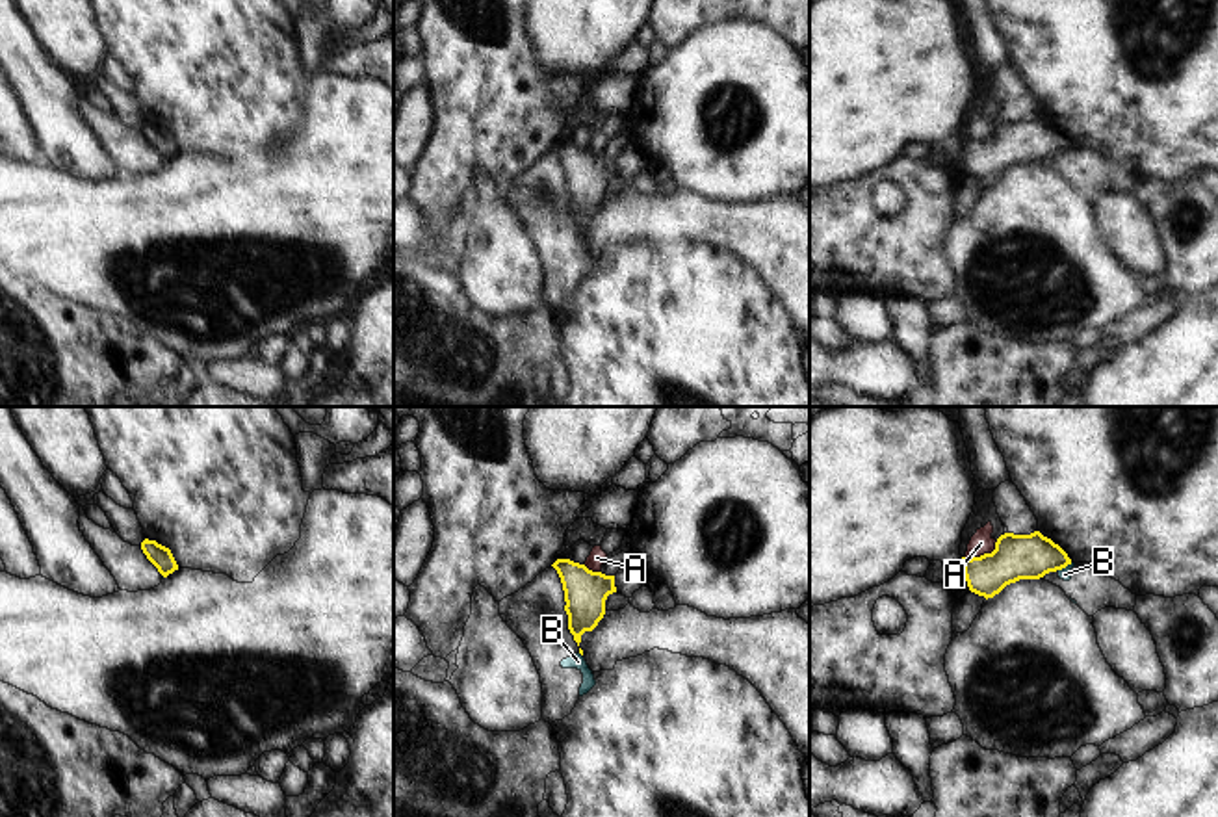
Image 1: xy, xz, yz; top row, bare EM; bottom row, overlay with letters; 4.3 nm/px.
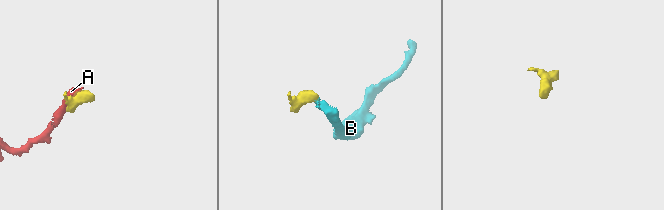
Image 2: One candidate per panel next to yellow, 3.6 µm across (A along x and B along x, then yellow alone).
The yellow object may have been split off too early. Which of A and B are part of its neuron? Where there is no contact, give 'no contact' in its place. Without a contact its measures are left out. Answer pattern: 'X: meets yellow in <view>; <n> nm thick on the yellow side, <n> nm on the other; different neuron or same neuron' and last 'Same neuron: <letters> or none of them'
A: meets yellow in yz; 190 nm thick on the yellow side, 100 nm on the other; different neuron
B: meets yellow in yz; 190 nm thick on the yellow side, 50 nm on the other; different neuron
Same neuron: none of them

